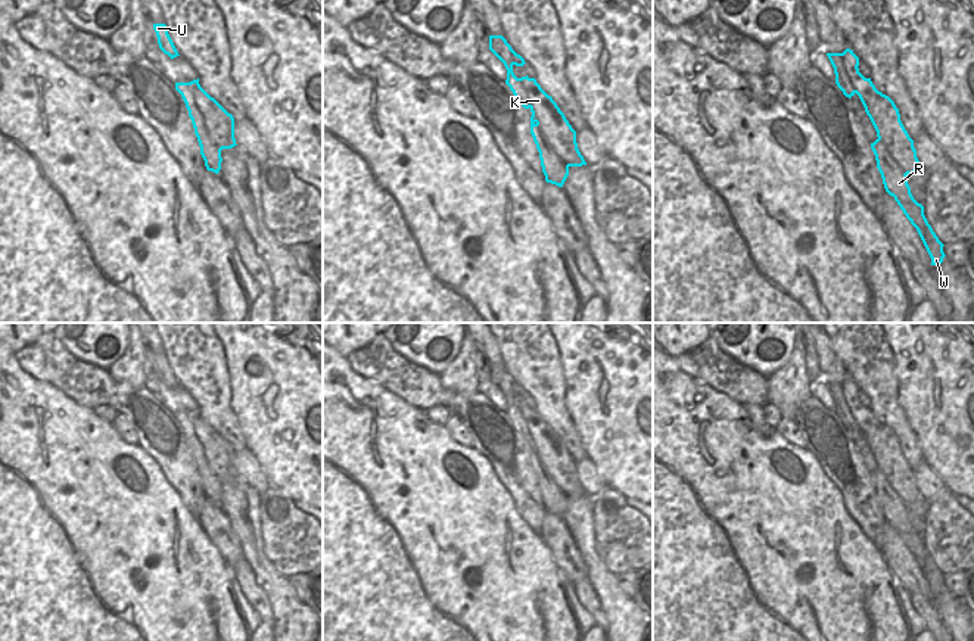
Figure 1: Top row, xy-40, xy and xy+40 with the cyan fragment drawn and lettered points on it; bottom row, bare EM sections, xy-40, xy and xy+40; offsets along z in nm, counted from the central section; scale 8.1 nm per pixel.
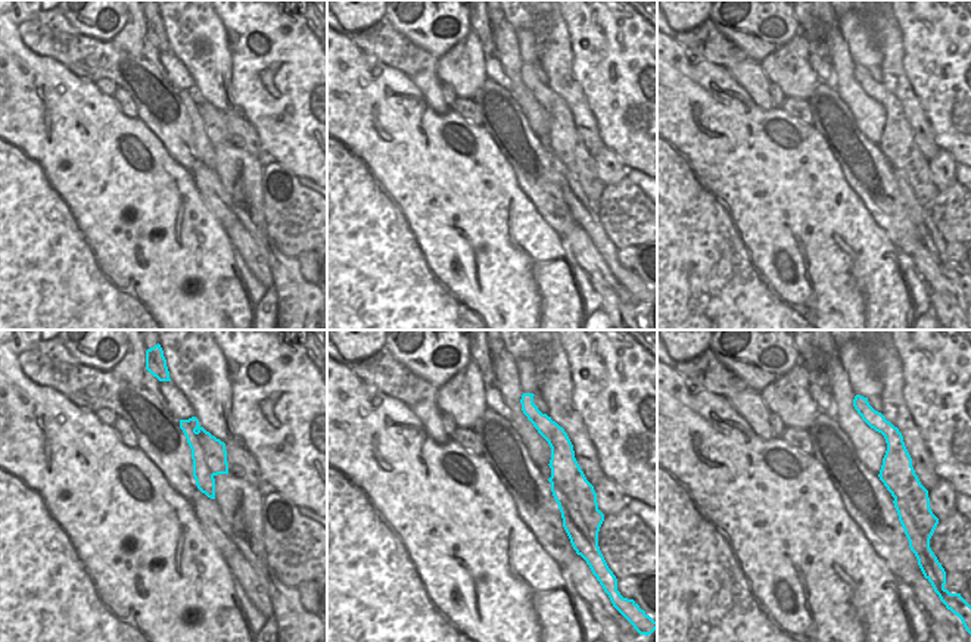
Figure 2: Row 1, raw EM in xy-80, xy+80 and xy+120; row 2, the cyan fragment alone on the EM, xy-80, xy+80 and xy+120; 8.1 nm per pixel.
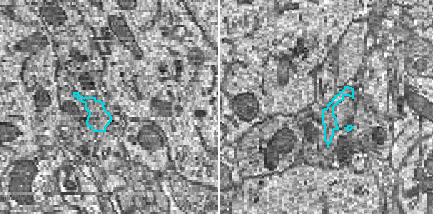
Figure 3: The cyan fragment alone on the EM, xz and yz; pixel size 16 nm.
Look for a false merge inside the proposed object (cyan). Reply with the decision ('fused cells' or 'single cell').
single cell

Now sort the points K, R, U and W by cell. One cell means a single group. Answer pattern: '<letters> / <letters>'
K R U W

